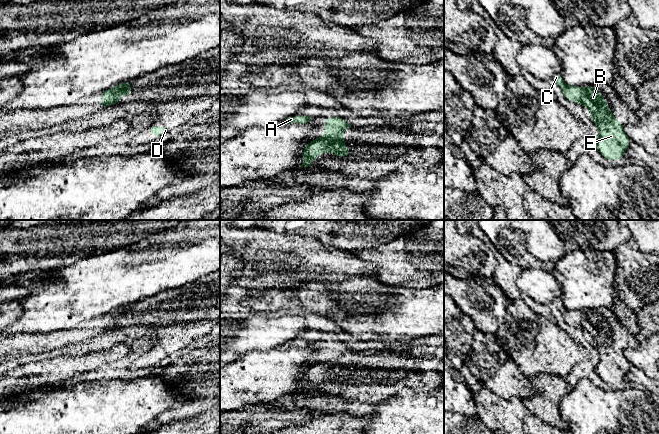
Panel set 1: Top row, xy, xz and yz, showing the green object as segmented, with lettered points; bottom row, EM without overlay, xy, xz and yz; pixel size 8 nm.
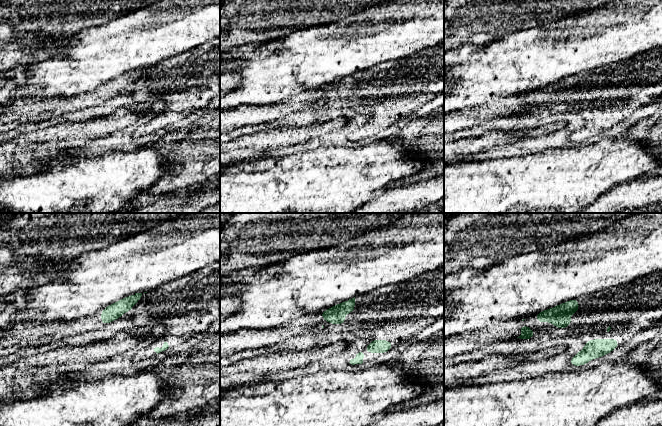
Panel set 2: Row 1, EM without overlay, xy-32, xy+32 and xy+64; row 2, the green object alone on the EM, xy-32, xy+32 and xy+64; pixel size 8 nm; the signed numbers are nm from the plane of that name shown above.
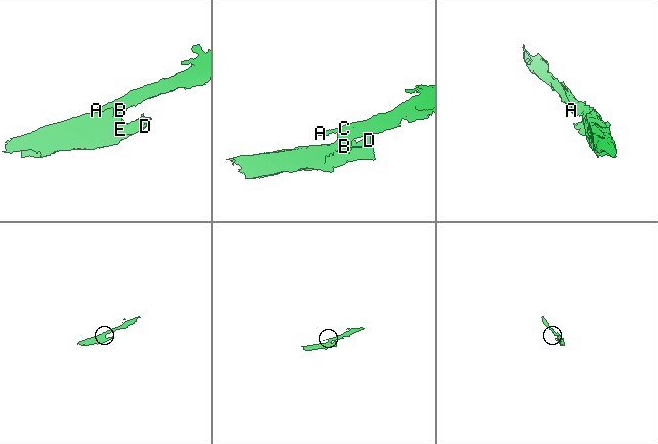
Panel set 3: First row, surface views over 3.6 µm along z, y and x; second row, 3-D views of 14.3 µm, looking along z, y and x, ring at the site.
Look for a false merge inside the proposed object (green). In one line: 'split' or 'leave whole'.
split

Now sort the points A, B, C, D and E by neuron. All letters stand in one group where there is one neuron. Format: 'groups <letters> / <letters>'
groups A C / B D E

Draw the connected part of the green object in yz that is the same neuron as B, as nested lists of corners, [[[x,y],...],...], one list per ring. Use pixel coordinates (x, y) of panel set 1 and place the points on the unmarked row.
[[[597,309],[583,311],[580,328],[591,337],[591,344],[599,353],[596,372],[607,384],[619,385],[629,371],[631,363],[625,358],[623,349],[609,335],[605,321],[597,315]]]

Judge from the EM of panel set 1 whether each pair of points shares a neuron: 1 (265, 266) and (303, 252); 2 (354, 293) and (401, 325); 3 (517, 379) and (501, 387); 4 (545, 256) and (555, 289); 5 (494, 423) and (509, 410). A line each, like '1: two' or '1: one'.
1: one
2: one
3: one
4: two
5: one

